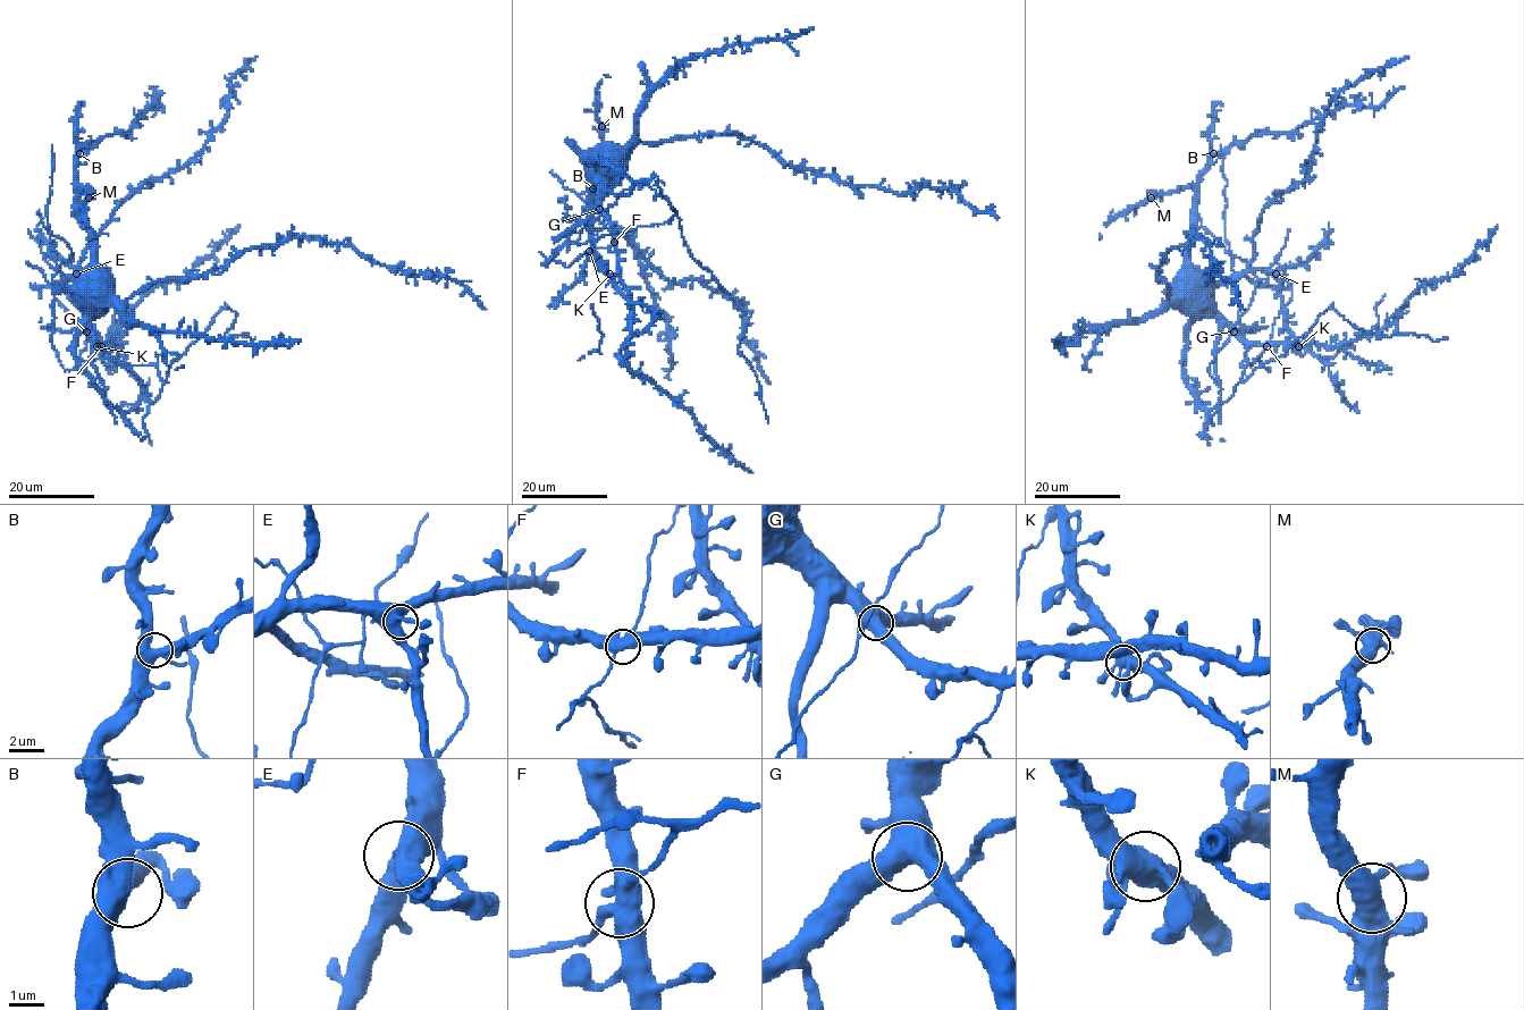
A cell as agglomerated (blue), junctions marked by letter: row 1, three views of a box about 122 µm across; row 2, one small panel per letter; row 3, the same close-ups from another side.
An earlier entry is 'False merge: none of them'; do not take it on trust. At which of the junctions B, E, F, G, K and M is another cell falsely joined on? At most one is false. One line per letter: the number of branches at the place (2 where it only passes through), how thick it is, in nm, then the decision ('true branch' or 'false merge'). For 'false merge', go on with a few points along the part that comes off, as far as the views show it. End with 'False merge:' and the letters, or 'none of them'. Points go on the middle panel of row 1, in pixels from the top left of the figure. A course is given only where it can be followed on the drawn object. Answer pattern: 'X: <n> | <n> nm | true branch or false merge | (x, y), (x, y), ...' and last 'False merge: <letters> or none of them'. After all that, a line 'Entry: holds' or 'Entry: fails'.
B: 4 | 480 nm | true branch
E: 4 | 460 nm | true branch
F: 4 | 500 nm | true branch
G: 3 | 550 nm | true branch
K: 5 | 480 nm | true branch
M: 4 | 460 nm | true branch
False merge: none of them
Entry: holds

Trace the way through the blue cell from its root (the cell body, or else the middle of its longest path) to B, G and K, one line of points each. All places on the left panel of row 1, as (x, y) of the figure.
B: (89, 283), (92, 242), (80, 211), (76, 185), (76, 156), (80, 153)
G: (89, 283), (83, 283), (76, 289), (76, 300), (85, 312), (86, 331)
K: (89, 283), (76, 282), (78, 270), (86, 334), (97, 346)

